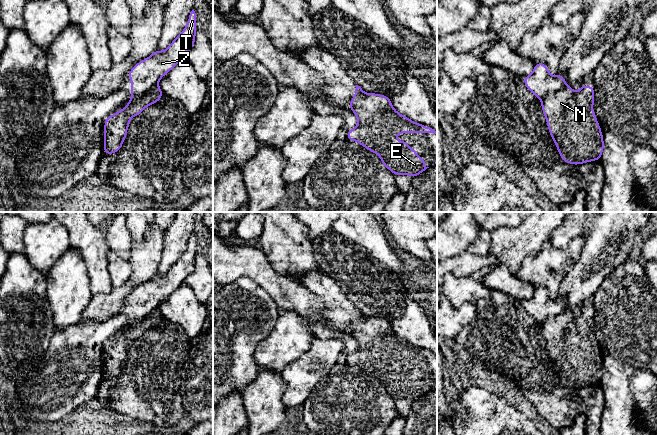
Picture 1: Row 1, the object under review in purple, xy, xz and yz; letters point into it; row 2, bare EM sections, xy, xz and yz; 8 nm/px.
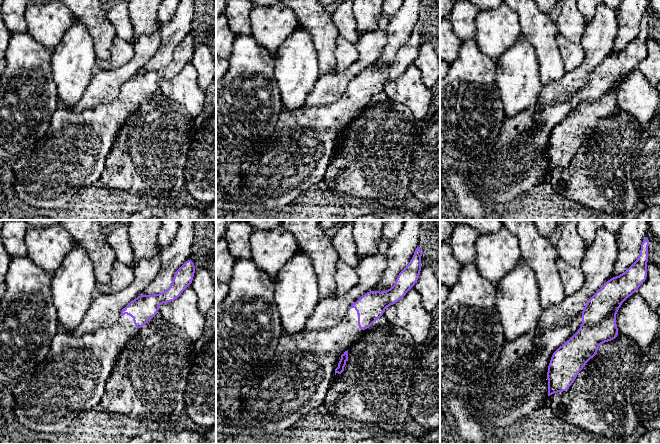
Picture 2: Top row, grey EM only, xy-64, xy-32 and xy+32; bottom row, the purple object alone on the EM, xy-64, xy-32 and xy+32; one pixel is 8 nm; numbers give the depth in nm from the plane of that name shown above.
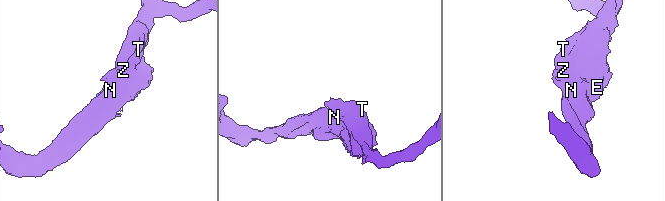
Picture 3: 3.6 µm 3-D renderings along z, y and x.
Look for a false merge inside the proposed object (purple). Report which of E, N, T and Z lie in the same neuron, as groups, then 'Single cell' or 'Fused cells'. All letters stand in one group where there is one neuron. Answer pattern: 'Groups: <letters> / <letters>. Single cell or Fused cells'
Groups: E N / T Z. Fused cells

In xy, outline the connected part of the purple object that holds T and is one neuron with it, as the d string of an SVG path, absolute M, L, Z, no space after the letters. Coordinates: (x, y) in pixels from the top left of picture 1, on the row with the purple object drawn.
M192 10L186 27L165 51L156 49L127 73L127 77L131 79L131 98L151 91L163 76L185 58L194 47L196 32L196 13Z

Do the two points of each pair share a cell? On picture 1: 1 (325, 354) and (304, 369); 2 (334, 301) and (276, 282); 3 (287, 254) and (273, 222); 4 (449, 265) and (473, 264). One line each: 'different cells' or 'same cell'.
1: same cell
2: different cells
3: same cell
4: same cell

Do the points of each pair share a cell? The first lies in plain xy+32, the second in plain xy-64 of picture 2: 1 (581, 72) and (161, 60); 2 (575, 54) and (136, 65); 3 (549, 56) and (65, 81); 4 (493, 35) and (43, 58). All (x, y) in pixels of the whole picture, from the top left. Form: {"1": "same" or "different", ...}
{"1": "different", "2": "different", "3": "different", "4": "different"}

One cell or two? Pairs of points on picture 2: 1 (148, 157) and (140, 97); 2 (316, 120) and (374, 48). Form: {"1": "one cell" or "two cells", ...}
{"1": "two cells", "2": "two cells"}

